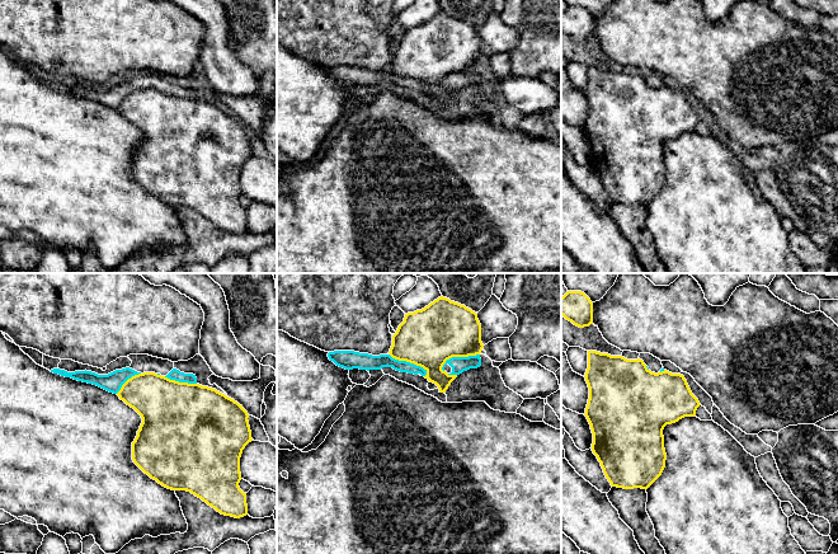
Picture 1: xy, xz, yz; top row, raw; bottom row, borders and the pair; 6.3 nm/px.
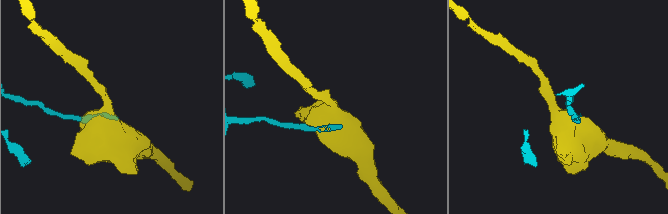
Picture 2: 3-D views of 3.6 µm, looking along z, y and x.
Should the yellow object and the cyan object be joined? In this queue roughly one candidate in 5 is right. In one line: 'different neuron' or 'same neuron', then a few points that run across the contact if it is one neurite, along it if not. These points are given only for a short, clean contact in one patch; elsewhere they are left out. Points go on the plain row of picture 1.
different neuron

